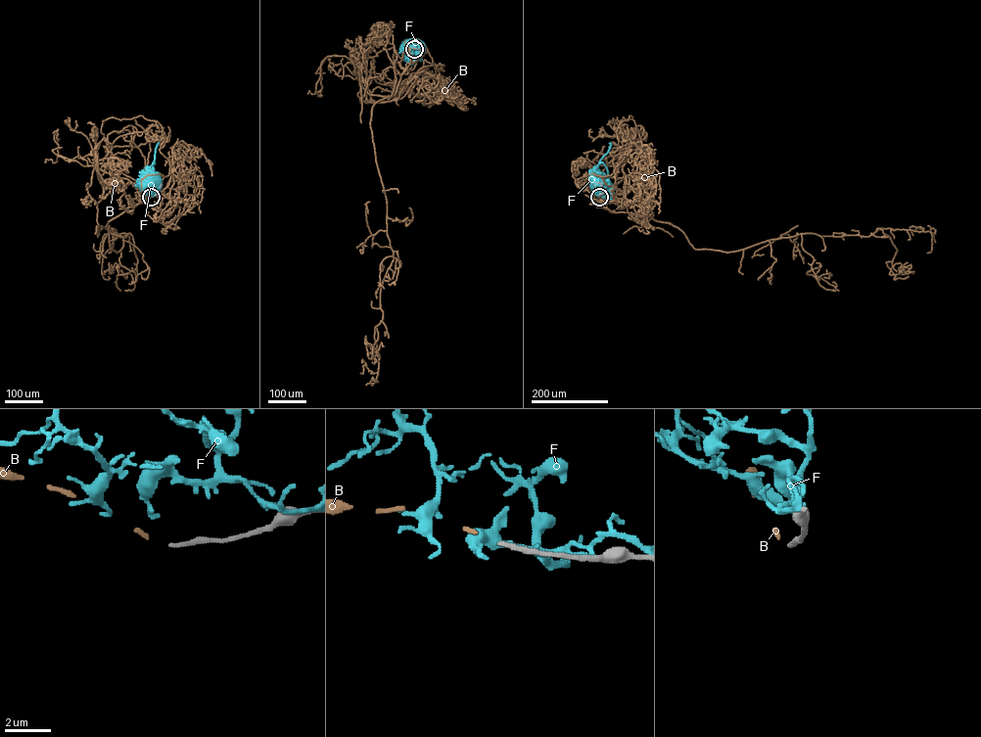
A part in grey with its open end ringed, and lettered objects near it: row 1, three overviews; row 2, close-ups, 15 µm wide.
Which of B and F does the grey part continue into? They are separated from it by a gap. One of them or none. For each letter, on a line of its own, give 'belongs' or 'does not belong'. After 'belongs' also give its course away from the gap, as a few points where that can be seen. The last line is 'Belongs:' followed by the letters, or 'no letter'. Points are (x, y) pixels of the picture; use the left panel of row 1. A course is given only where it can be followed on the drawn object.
B: belongs; course (151, 197), (145, 195), (147, 202), (130, 204), (123, 191), (104, 185), (94, 162), (95, 129)
F: does not belong
Belongs: B

